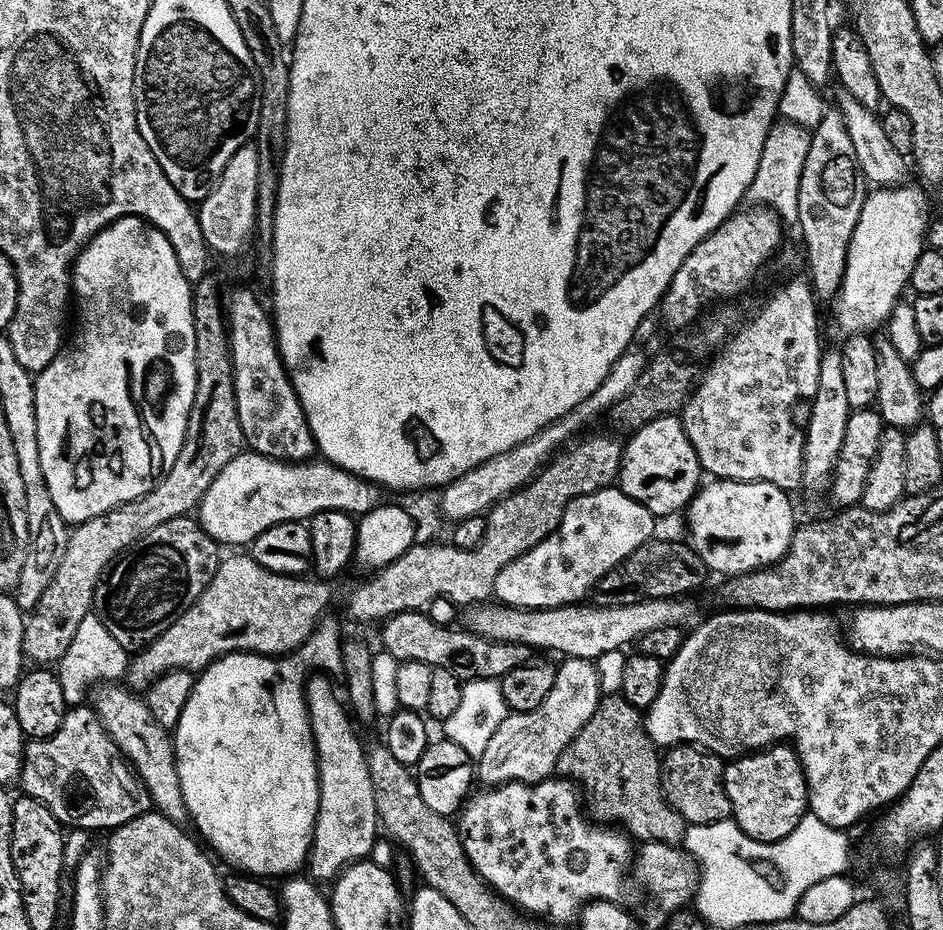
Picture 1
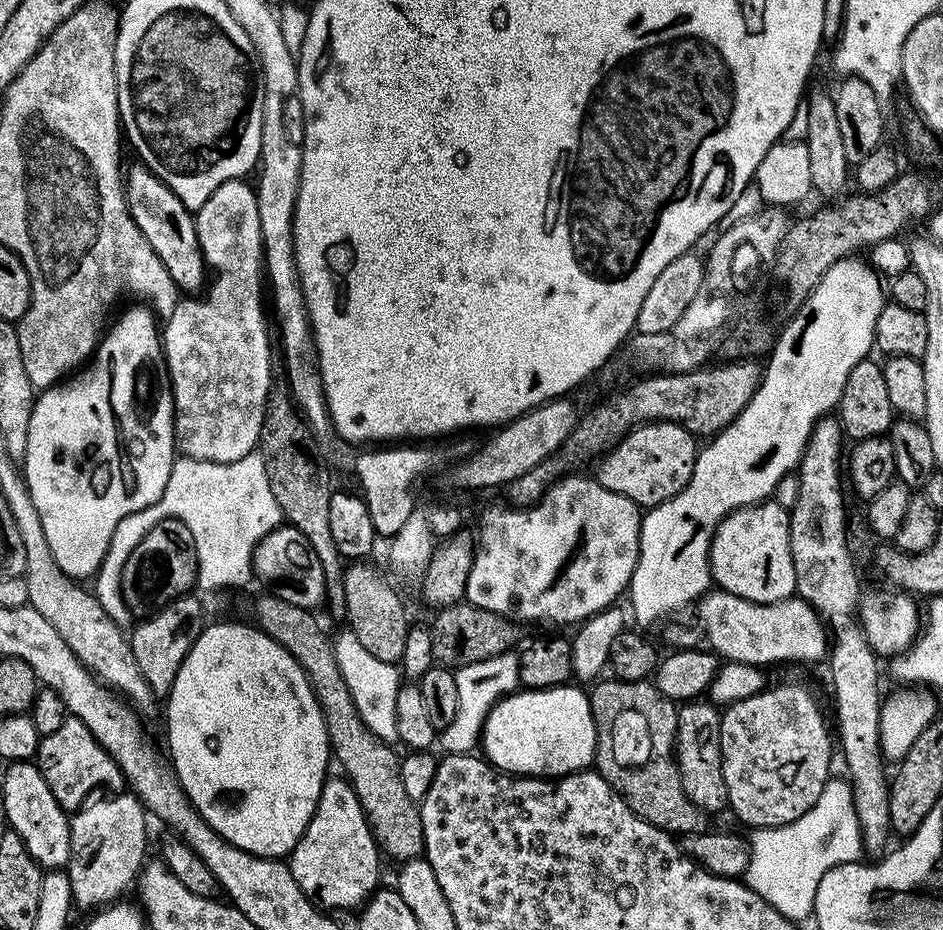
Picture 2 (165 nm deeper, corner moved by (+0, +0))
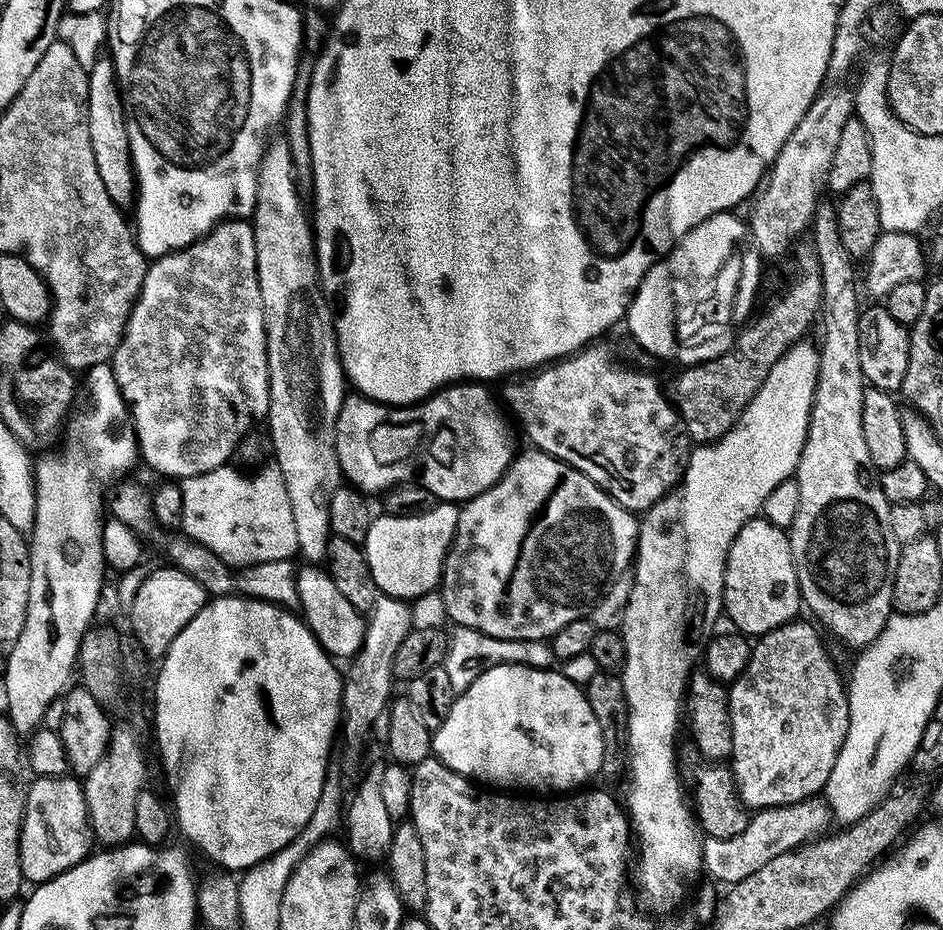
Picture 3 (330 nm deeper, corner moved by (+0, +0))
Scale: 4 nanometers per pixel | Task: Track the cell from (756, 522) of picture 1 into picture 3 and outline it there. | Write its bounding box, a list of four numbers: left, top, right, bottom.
[723,518,801,638]

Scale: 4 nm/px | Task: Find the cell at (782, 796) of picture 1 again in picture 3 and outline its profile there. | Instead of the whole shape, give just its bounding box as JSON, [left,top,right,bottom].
[728,618,850,810]

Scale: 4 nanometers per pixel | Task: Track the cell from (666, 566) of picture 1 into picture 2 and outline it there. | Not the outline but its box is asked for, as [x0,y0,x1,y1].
[430,602,521,666]

